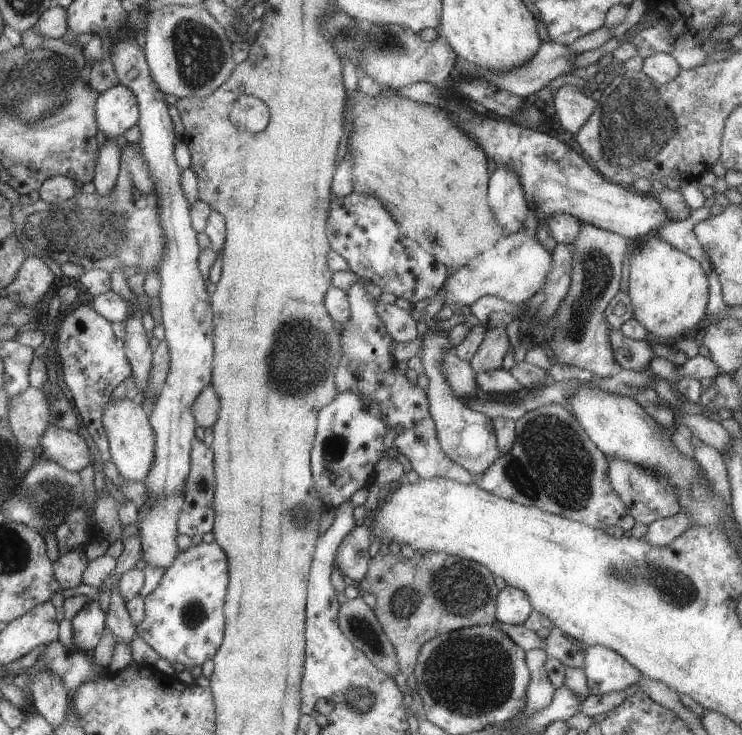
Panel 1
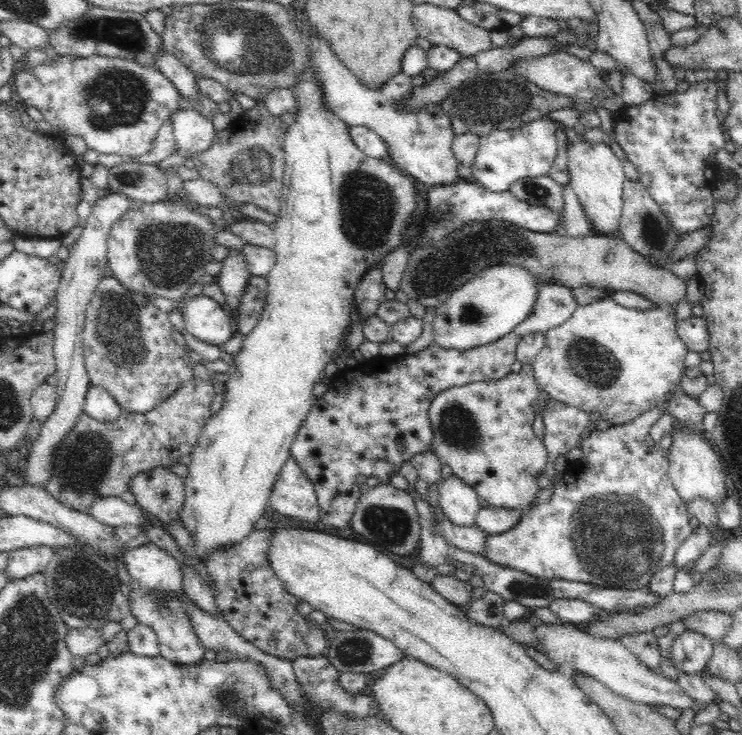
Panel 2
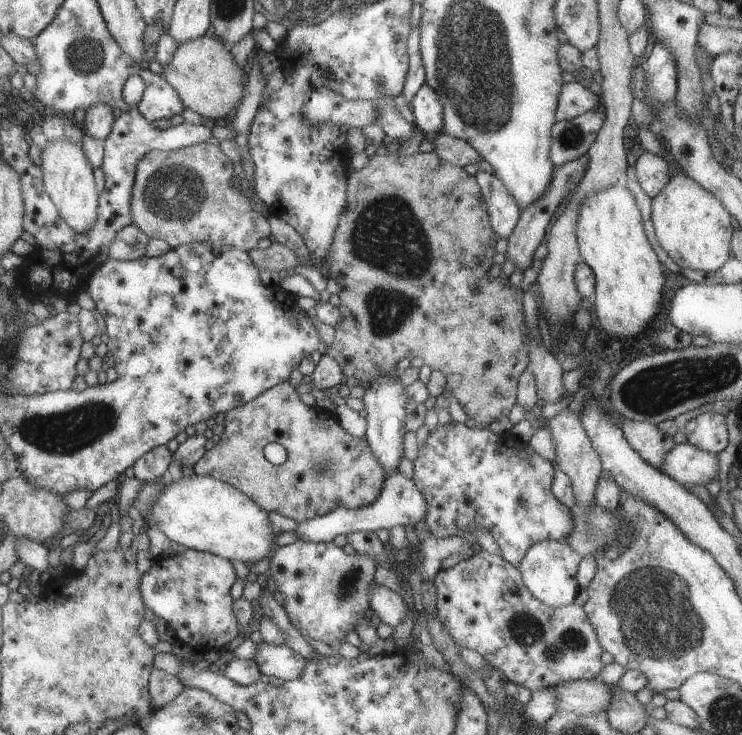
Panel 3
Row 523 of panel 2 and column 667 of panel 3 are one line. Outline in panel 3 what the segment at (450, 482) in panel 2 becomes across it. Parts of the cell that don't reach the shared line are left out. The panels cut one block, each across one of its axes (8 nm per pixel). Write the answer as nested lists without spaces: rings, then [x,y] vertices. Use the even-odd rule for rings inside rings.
[[[689,443],[675,444],[663,458],[661,470],[681,484],[699,484],[705,488],[709,481],[718,481],[717,453],[695,448]]]

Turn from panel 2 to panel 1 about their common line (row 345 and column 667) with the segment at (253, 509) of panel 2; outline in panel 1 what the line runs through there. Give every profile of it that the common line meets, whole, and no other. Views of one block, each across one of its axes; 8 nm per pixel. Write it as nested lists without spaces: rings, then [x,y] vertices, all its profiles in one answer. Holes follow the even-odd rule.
[[[652,233],[636,241],[629,256],[628,297],[632,306],[632,318],[648,332],[662,342],[671,344],[679,336],[693,333],[695,324],[704,318],[706,304],[709,298],[707,276],[699,262],[689,258],[671,244]]]

